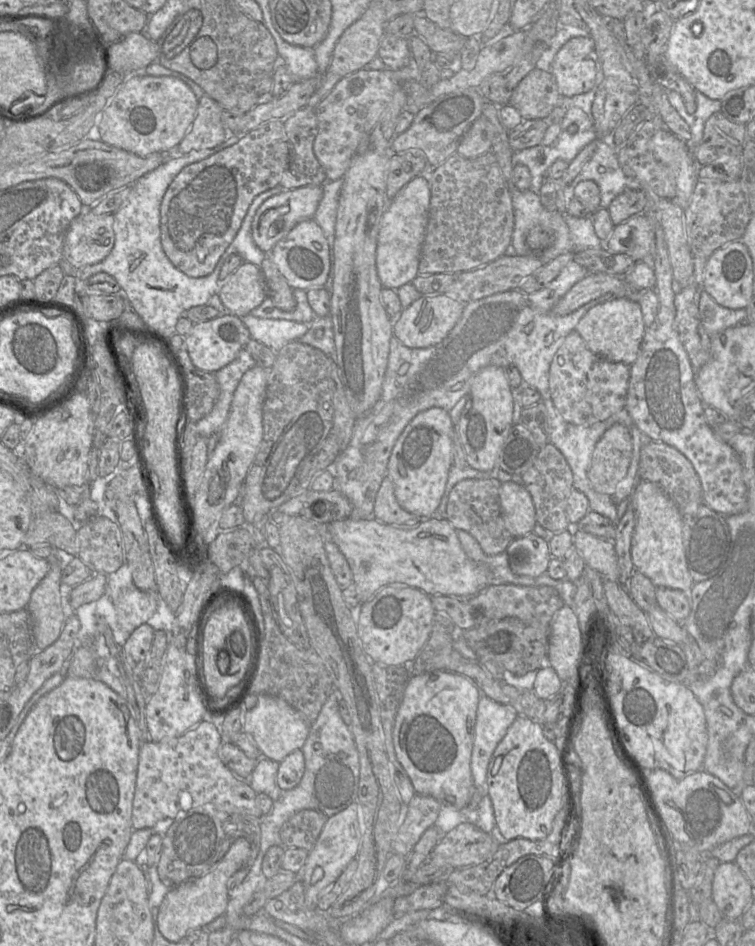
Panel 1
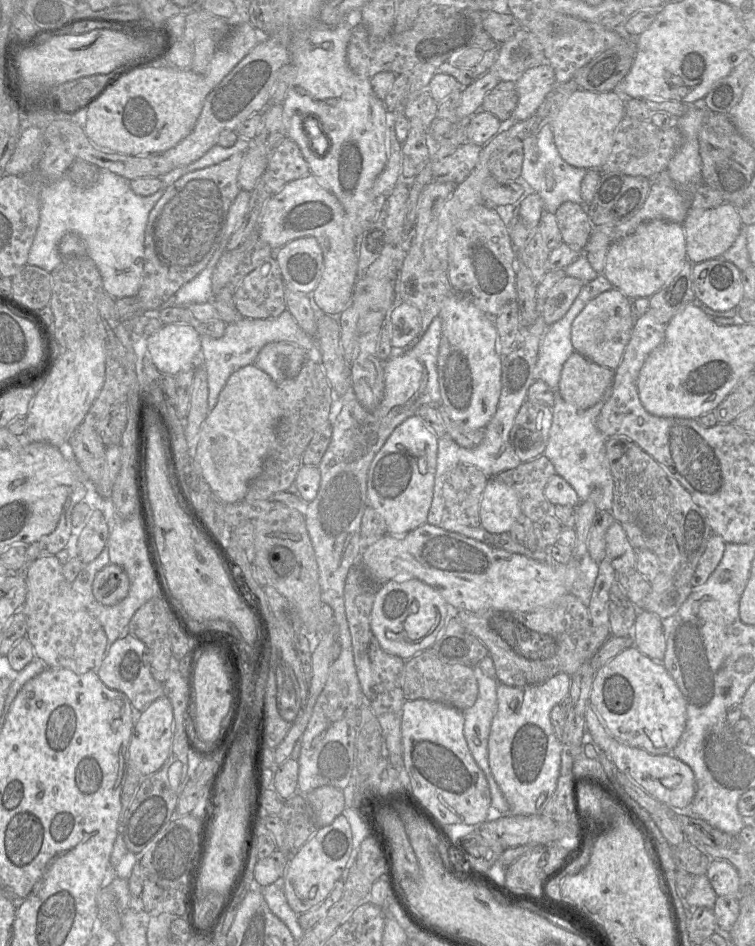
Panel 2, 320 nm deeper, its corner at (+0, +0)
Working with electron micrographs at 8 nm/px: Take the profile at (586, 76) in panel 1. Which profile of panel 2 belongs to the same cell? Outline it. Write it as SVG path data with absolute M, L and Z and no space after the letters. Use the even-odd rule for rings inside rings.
M549 64L526 70L515 82L518 103L512 114L514 122L531 117L556 84L555 72Z

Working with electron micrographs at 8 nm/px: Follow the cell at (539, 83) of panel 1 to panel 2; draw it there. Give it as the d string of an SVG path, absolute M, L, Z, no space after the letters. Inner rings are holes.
M501 81L486 94L481 108L504 122L511 118L517 103L516 83L514 81Z

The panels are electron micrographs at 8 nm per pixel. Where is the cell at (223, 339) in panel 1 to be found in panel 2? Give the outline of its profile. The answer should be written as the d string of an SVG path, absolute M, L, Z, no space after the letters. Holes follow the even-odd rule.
M165 324L146 338L154 366L172 376L196 368L200 357L201 336L194 325Z

